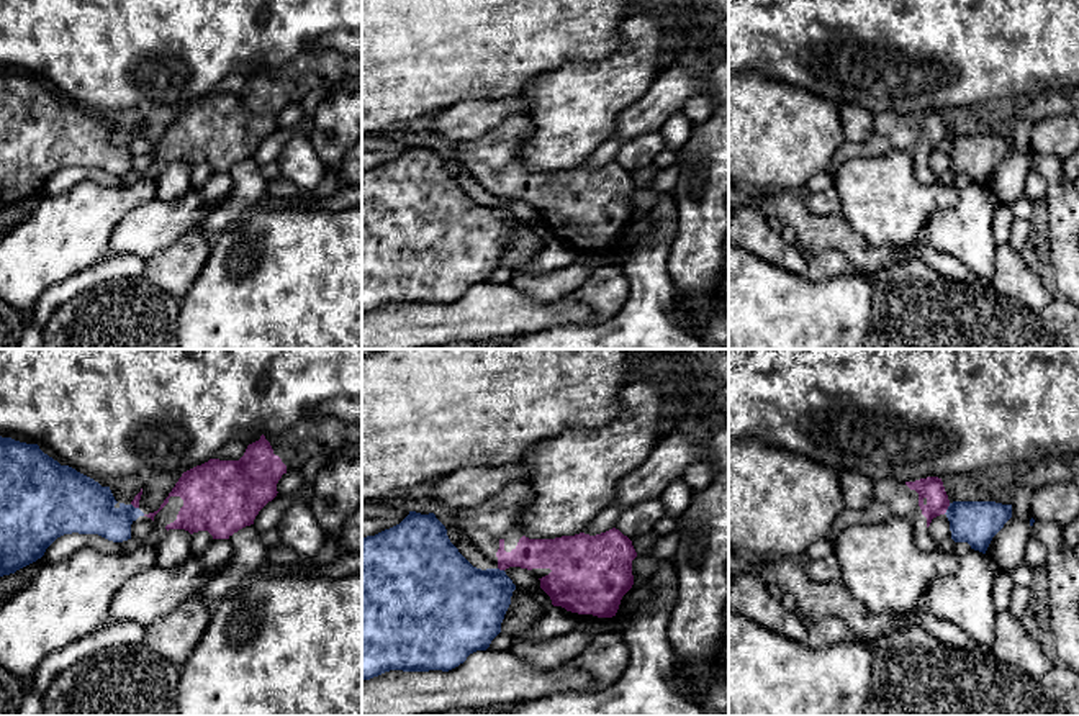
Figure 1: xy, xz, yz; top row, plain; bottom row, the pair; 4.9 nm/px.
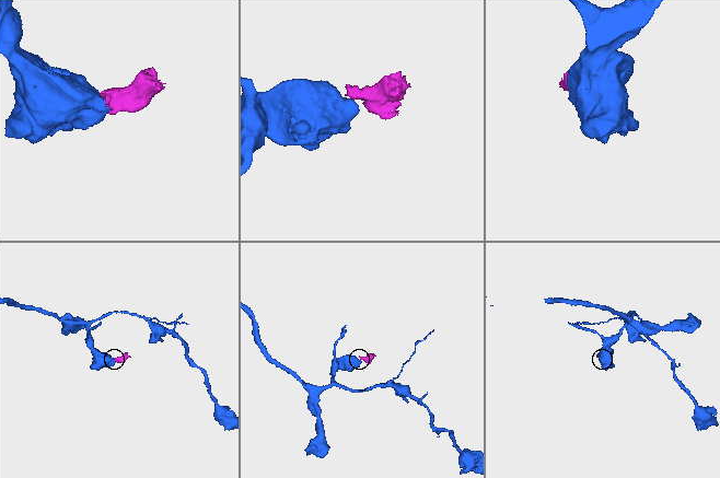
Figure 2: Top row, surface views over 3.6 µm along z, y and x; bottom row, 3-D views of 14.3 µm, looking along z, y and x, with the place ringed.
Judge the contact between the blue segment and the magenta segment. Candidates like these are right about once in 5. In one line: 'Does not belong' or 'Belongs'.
Does not belong

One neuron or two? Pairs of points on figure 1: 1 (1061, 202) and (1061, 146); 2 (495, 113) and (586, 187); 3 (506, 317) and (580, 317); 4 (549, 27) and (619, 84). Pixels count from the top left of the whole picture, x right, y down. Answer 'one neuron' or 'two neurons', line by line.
1: two neurons
2: two neurons
3: one neuron
4: two neurons

